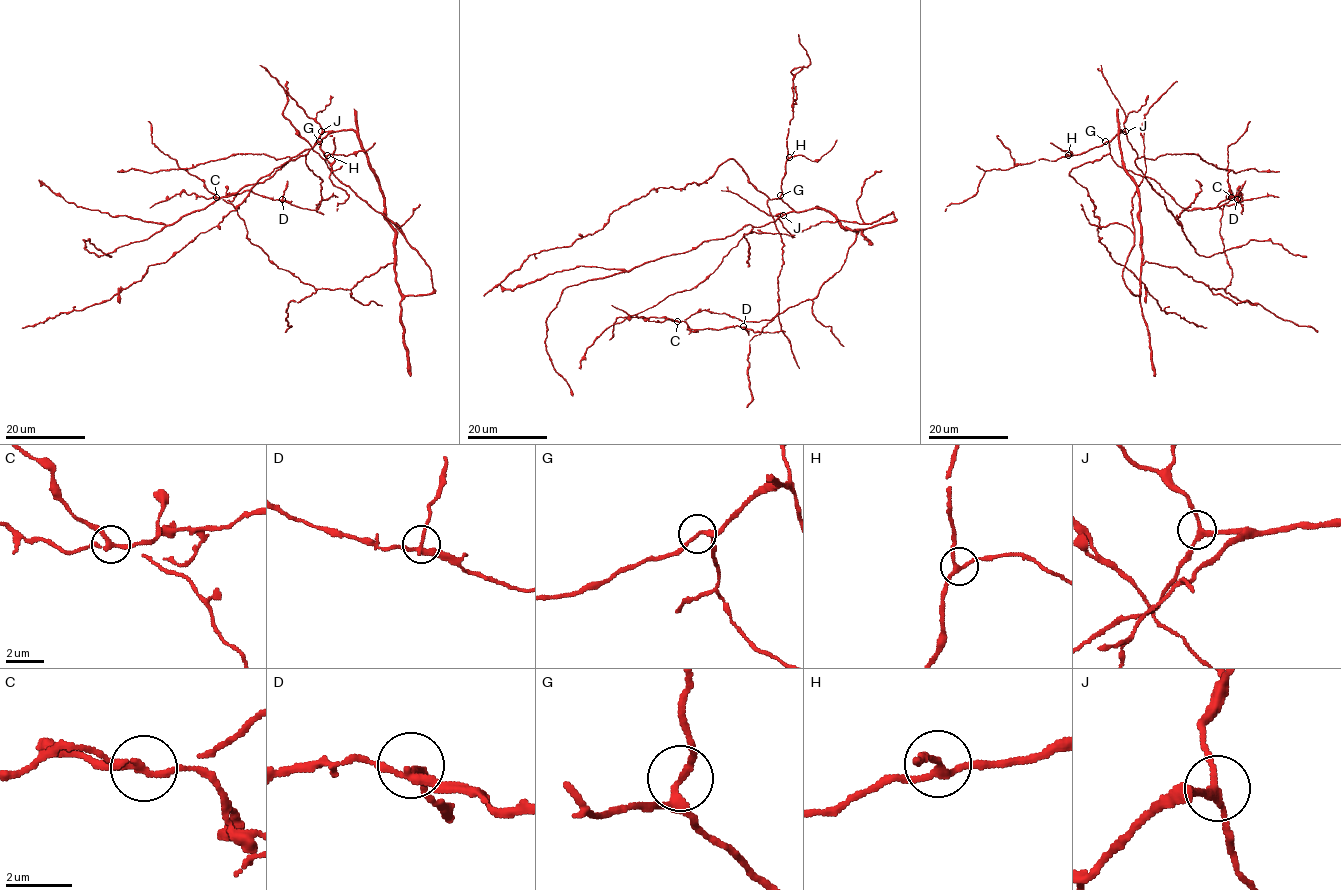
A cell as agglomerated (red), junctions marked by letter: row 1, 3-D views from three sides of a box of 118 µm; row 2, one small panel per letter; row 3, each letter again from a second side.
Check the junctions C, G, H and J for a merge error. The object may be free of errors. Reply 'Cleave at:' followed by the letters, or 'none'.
Cleave at: C

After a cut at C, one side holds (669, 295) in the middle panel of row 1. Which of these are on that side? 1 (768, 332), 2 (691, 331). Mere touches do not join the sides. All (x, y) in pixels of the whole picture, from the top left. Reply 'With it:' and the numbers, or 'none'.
With it: none

